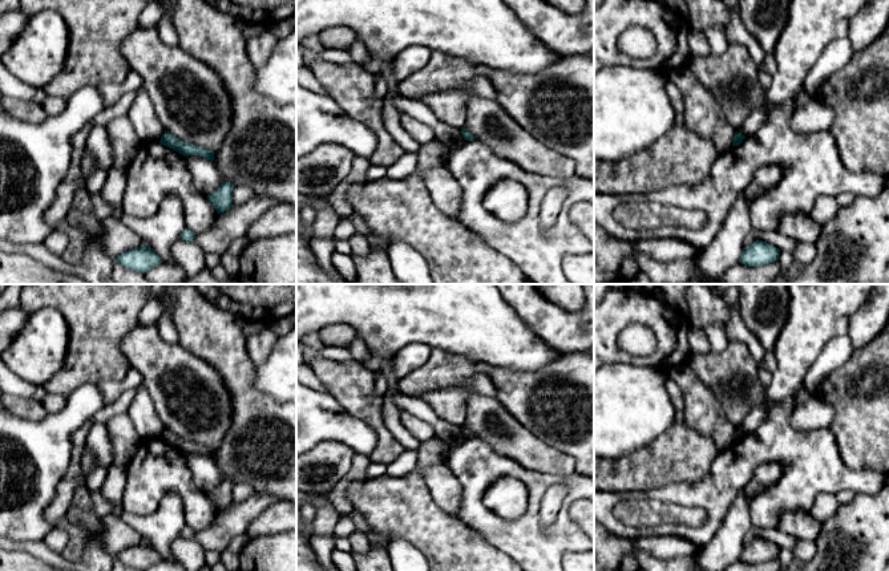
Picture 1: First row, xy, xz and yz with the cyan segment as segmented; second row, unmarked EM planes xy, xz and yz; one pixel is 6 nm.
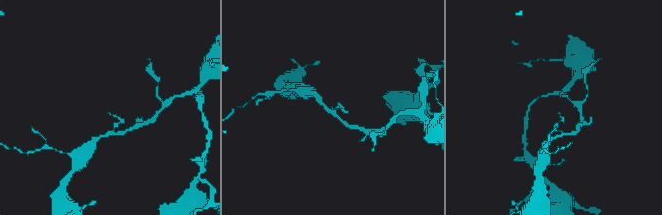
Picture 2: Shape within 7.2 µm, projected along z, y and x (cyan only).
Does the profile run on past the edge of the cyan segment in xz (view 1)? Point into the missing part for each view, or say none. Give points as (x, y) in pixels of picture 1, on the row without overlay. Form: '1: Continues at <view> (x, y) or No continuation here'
1: No continuation here

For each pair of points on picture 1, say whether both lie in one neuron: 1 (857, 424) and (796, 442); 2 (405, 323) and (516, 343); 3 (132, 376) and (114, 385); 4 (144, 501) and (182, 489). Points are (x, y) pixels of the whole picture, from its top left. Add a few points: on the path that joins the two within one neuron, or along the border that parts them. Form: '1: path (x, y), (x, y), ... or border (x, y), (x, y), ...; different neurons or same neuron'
1: border (828, 428), (843, 461); different neurons
2: path (433, 323), (477, 323), (488, 329); same neuron
3: path (128, 380), (118, 385); same neuron
4: path (153, 491), (158, 486), (173, 486); same neuron

